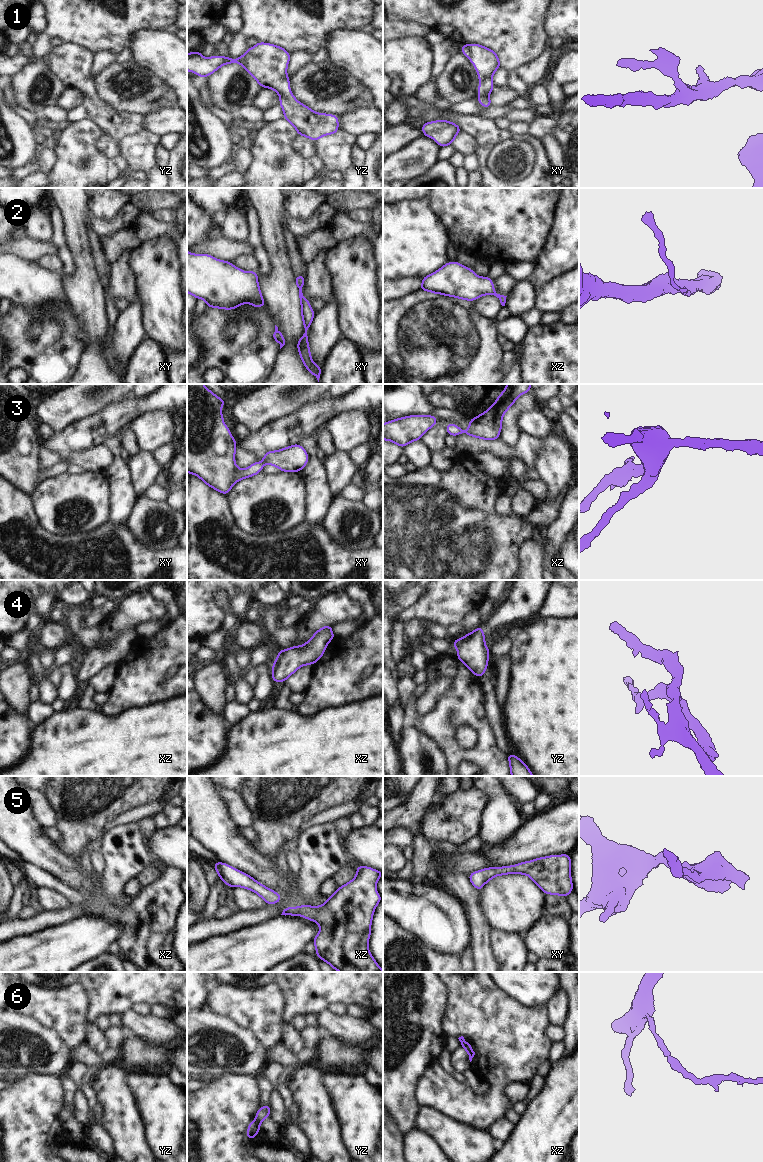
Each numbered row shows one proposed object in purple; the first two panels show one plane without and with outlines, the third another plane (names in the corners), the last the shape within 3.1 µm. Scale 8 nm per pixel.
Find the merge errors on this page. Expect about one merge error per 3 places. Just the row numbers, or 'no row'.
6

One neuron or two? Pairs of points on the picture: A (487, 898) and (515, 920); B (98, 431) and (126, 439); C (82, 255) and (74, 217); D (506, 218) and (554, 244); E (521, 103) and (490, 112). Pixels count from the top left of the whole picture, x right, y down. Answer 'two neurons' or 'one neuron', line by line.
A: one neuron
B: two neurons
C: one neuron
D: two neurons
E: two neurons

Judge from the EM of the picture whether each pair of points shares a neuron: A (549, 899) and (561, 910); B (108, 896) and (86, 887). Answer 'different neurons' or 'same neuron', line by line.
A: same neuron
B: different neurons

